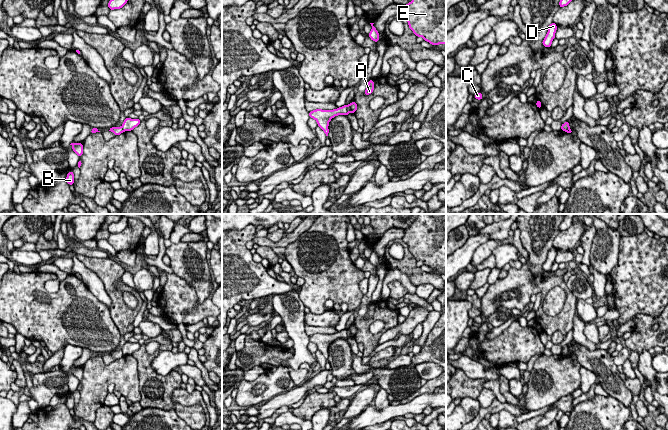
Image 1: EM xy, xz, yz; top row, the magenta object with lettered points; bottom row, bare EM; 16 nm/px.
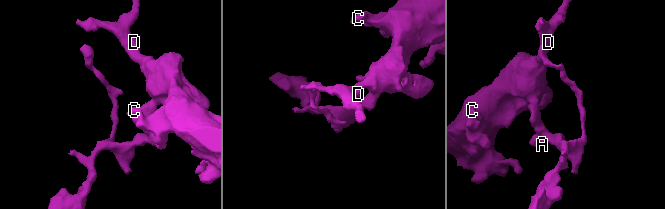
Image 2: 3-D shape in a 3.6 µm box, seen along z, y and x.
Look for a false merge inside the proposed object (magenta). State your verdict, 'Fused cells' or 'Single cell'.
Fused cells

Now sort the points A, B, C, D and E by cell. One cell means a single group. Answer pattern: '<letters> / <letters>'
A C D E / B

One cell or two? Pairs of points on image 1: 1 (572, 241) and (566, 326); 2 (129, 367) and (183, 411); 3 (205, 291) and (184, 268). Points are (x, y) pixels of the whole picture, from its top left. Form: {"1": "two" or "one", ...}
{"1": "two", "2": "two", "3": "one"}

